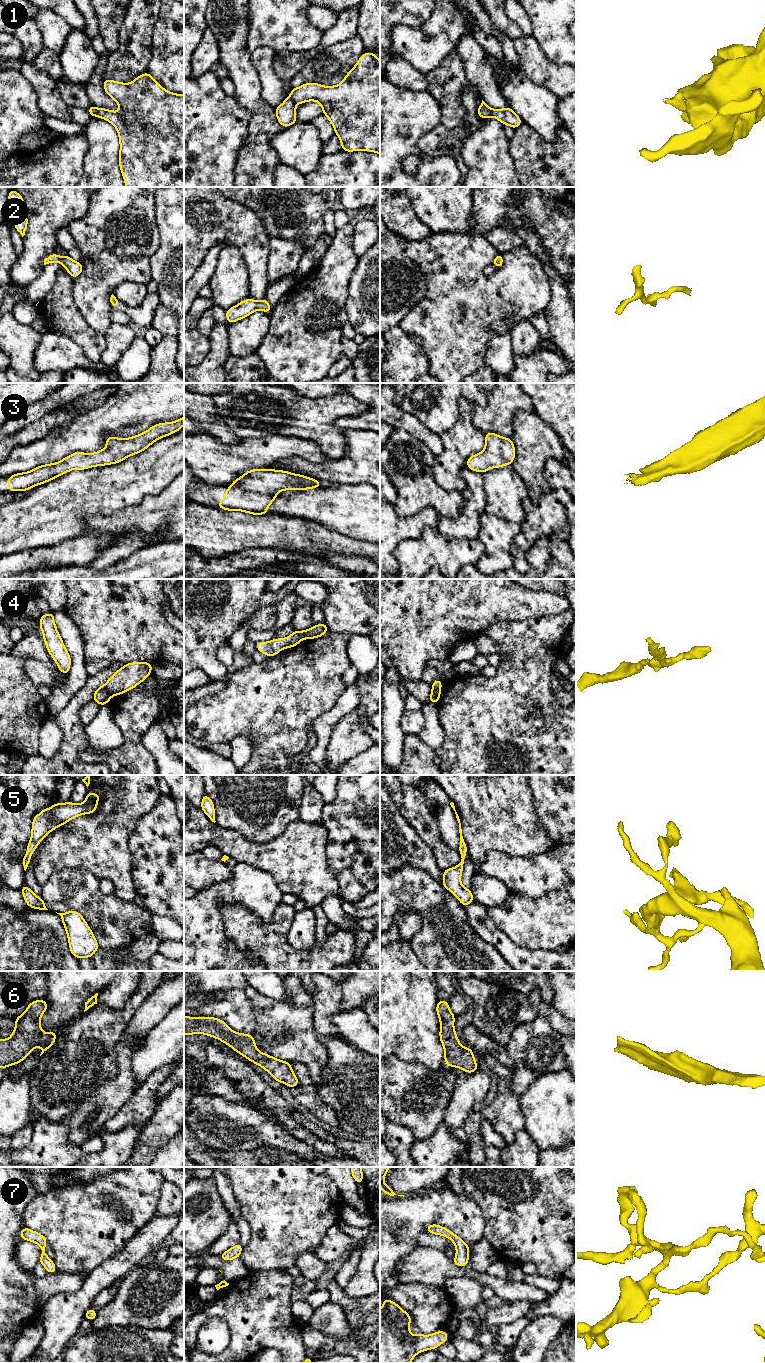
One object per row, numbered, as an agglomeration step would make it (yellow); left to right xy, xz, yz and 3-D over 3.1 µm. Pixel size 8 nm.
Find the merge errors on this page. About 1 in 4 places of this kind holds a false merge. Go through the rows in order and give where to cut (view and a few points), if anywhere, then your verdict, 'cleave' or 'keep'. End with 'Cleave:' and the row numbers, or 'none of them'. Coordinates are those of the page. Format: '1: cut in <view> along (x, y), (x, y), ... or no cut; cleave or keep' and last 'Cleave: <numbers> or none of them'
1: cut in xy along (96, 108), (97, 115); cleave
2: no cut; keep
3: no cut; keep
4: cut in xy along (102, 686), (112, 695); cleave
5: no cut; keep
6: no cut; keep
7: no cut; keep
Cleave: 1, 4

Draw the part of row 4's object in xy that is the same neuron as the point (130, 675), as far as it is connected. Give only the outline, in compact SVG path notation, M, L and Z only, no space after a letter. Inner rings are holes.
M133 662L124 664L118 671L114 672L103 687L112 695L123 694L148 678L152 673L152 663Z

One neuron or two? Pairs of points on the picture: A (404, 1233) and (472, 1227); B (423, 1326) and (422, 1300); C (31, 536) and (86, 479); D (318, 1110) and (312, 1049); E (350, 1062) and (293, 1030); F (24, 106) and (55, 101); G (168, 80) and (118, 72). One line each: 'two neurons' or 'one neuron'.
A: one neuron
B: one neuron
C: one neuron
D: two neurons
E: two neurons
F: two neurons
G: two neurons

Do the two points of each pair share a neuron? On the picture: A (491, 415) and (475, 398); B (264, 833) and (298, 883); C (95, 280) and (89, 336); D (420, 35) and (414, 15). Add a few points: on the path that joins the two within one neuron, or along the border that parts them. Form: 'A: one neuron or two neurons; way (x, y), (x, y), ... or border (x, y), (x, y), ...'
A: two neurons; border (487, 393), (487, 404), (485, 406), (474, 404)
B: two neurons; border (287, 825), (269, 841), (253, 843), (247, 839)
C: two neurons; border (77, 306), (84, 320), (103, 335)
D: two neurons; border (433, 10), (431, 15), (419, 26), (394, 25)

